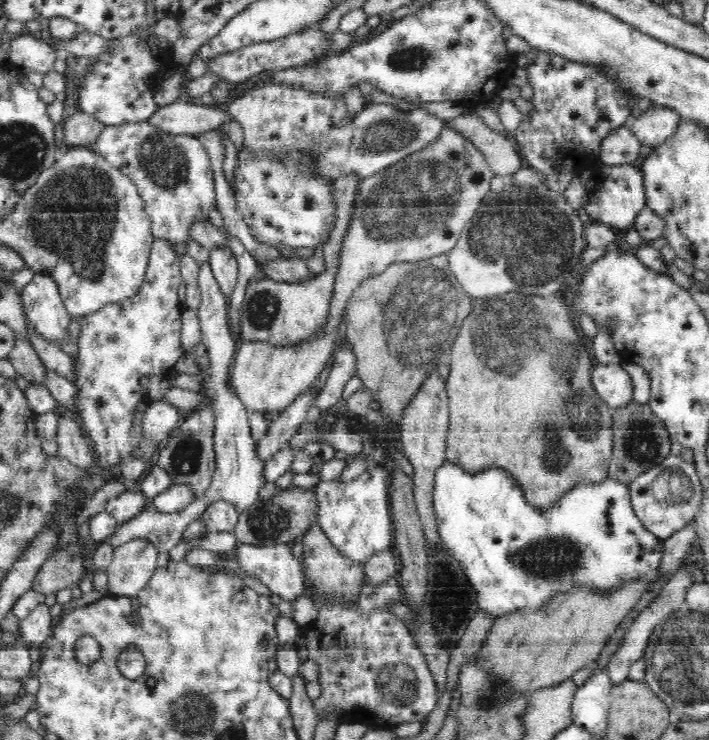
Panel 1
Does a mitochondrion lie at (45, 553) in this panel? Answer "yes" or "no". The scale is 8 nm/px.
no

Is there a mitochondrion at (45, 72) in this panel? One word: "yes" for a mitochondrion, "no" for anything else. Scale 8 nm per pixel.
no

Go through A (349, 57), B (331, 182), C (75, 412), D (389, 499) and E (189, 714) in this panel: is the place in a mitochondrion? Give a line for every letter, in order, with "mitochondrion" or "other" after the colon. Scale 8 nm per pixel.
A: other
B: other
C: other
D: other
E: mitochondrion

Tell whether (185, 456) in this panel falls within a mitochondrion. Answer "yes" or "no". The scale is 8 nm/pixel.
yes

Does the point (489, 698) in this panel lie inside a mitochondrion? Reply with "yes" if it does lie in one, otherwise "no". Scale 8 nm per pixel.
yes

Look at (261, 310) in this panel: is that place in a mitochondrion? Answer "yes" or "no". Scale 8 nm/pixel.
yes

